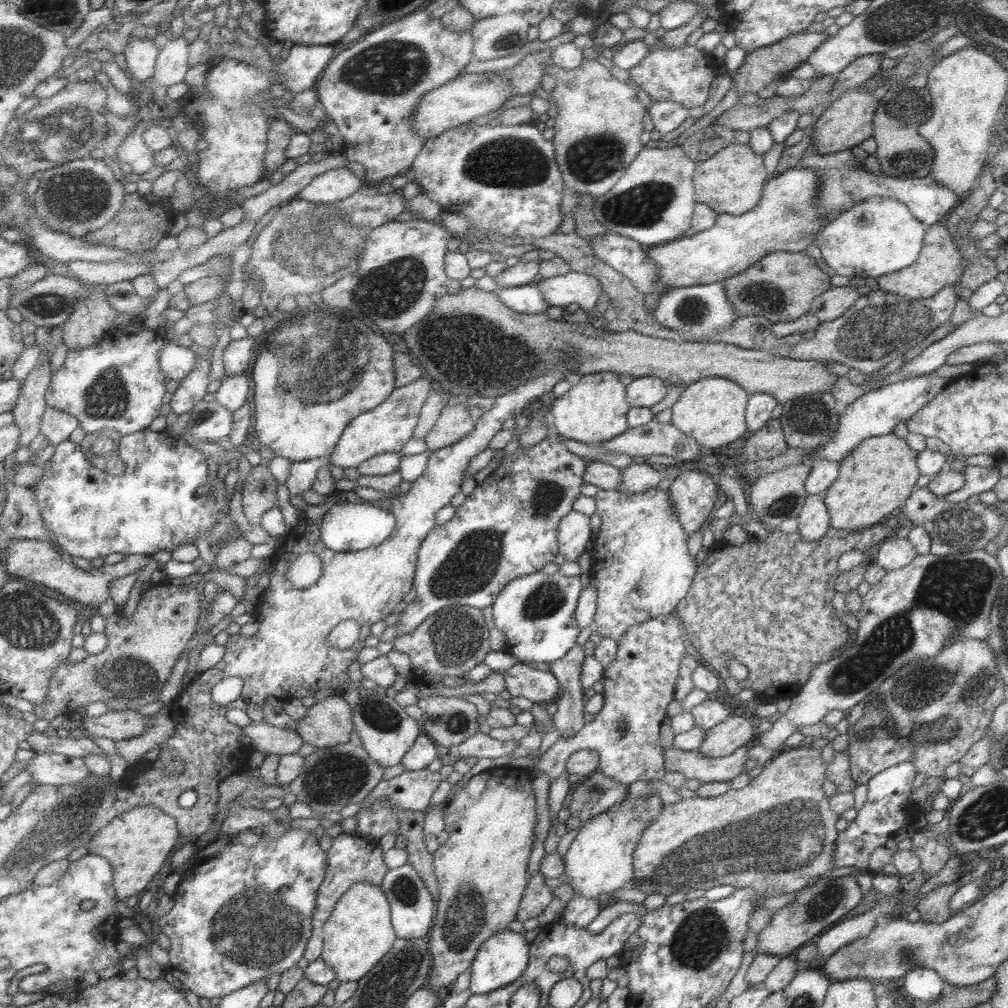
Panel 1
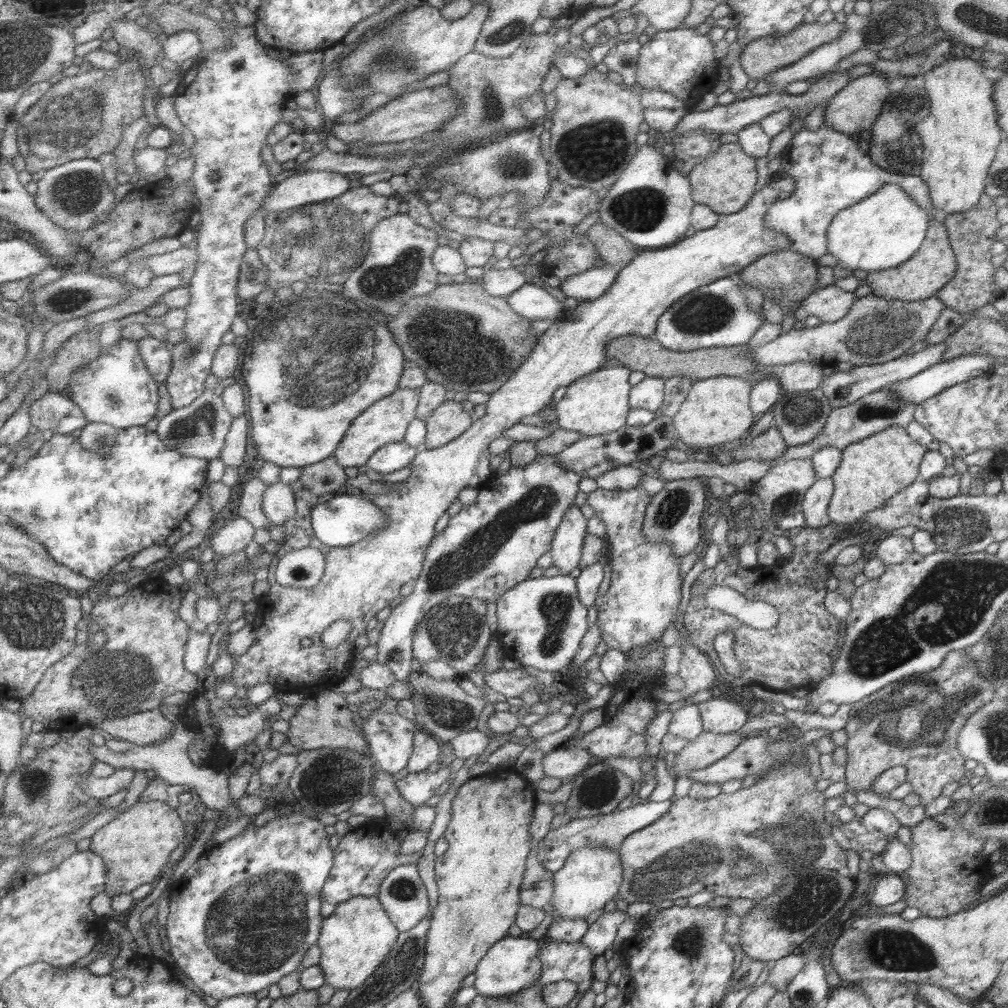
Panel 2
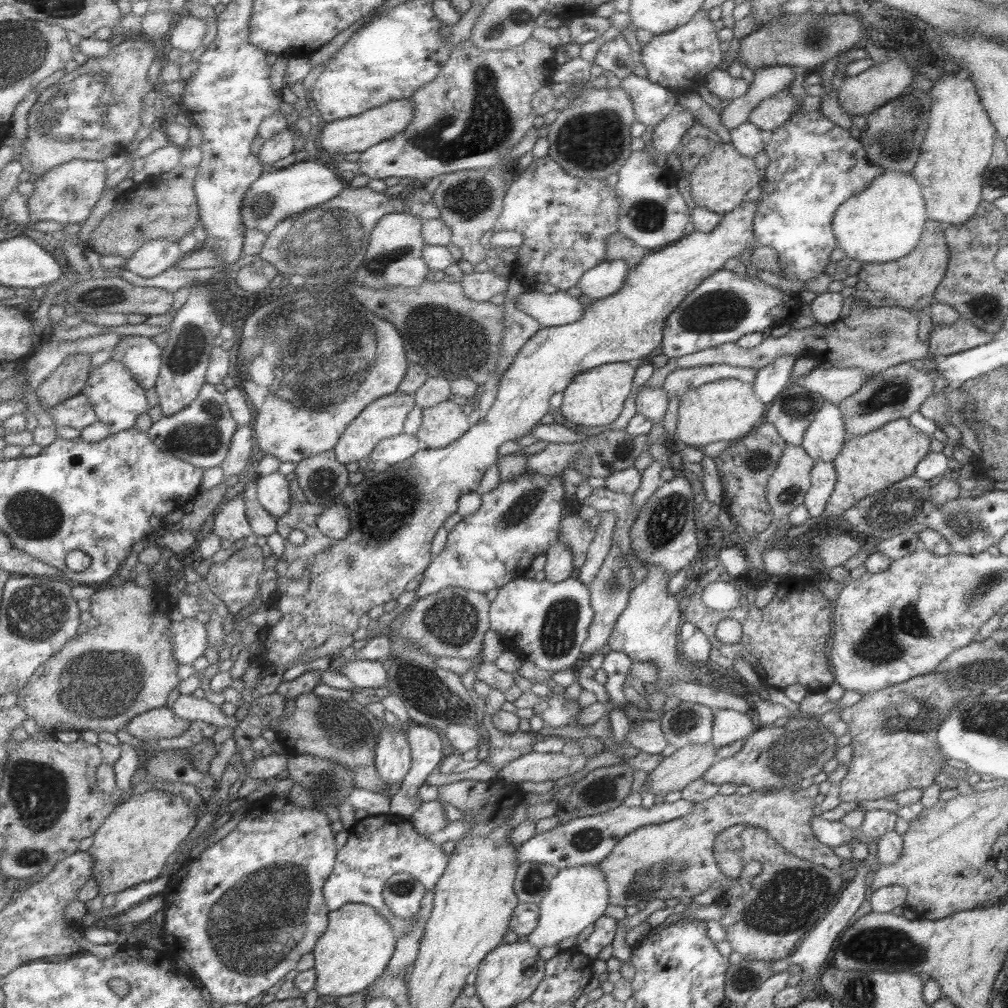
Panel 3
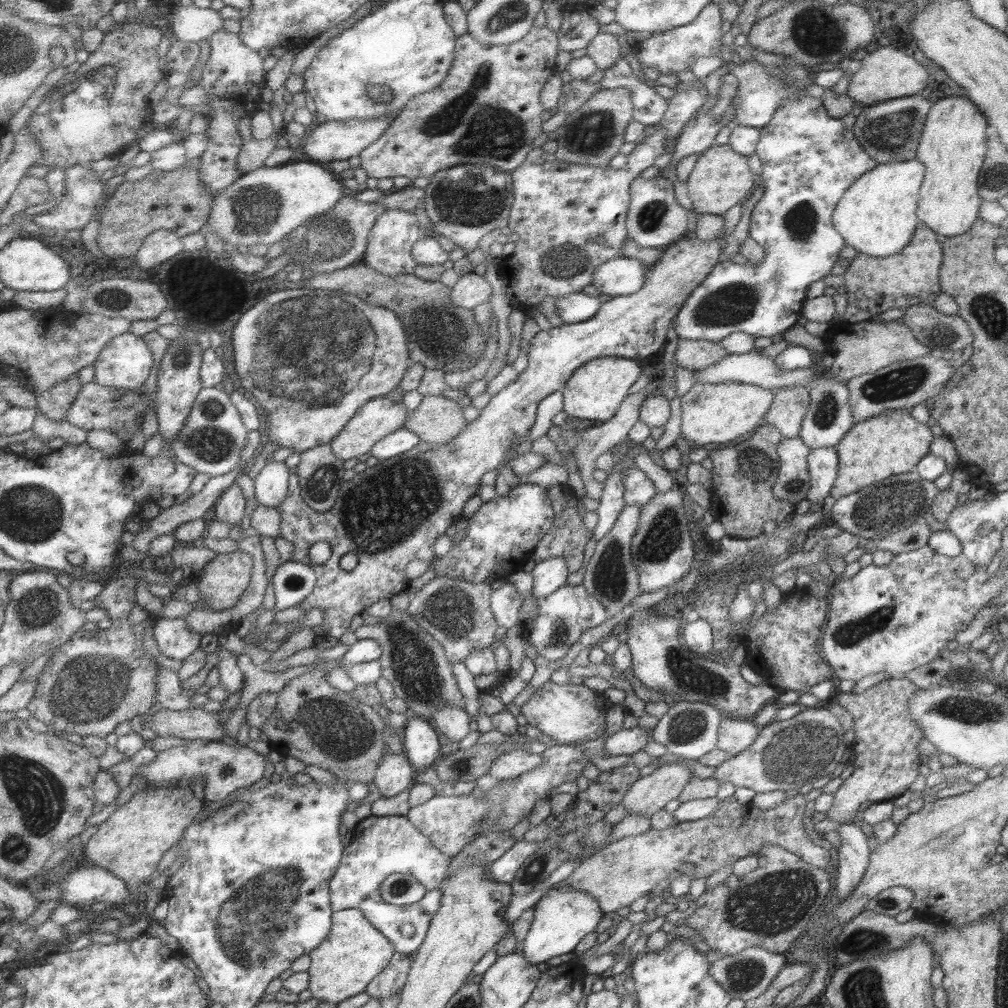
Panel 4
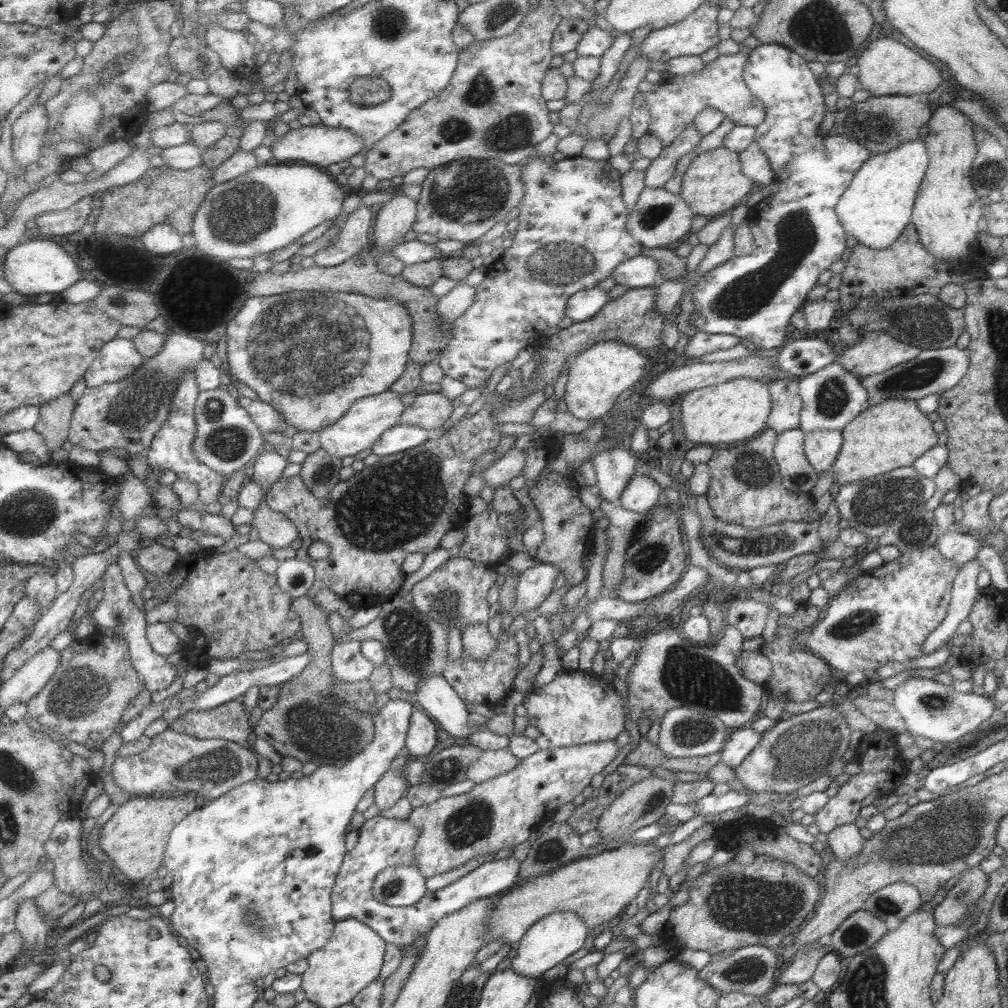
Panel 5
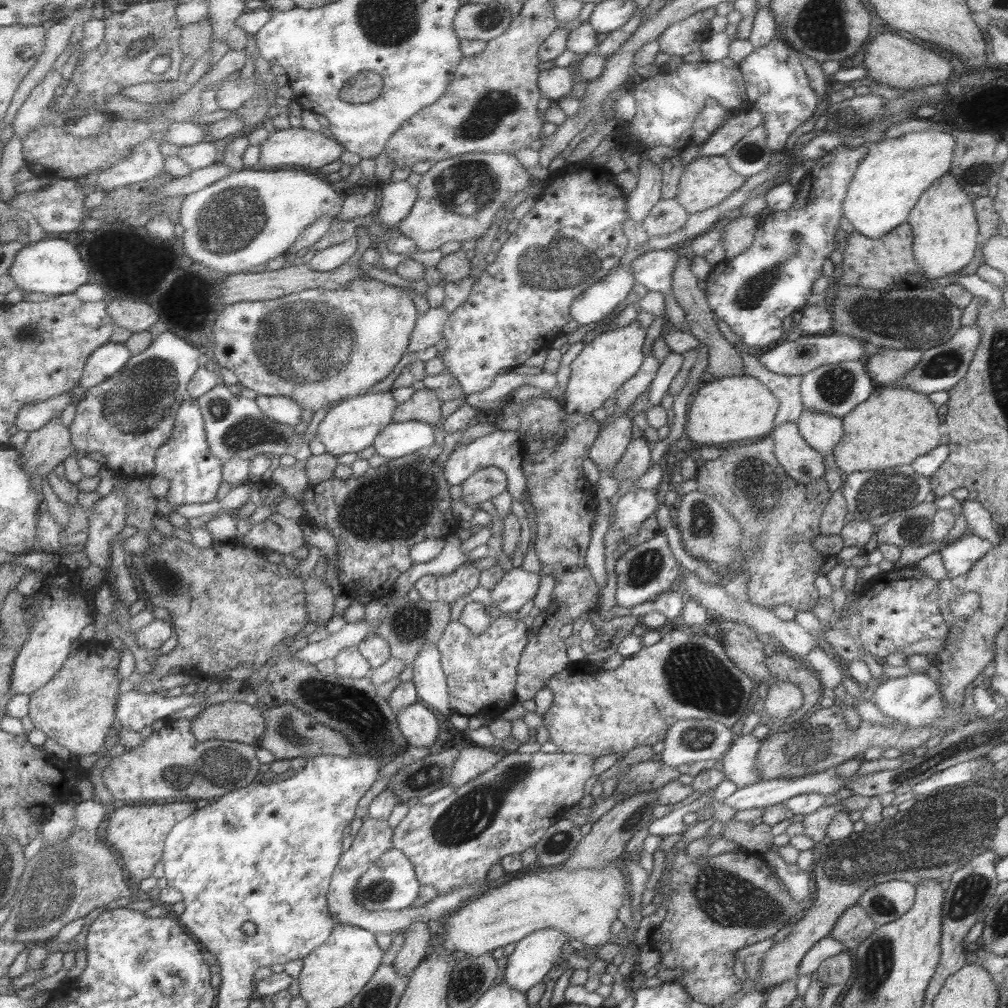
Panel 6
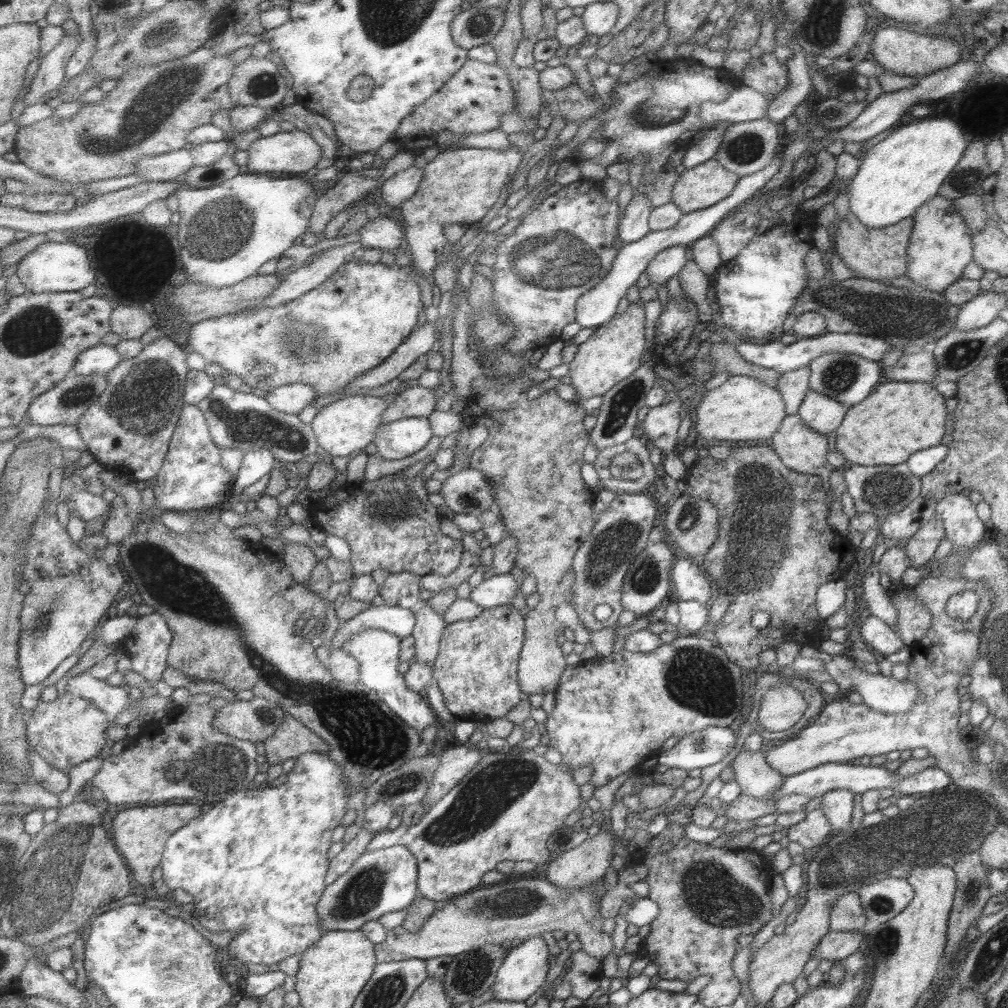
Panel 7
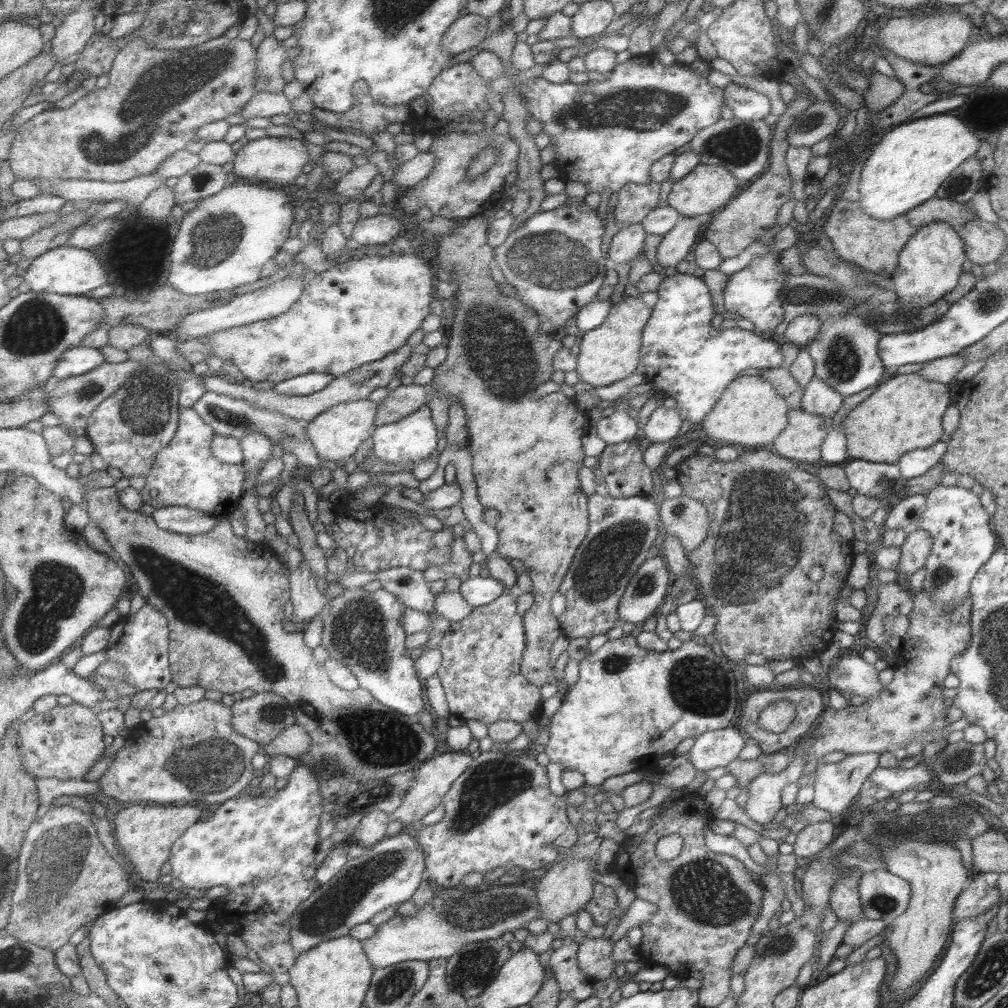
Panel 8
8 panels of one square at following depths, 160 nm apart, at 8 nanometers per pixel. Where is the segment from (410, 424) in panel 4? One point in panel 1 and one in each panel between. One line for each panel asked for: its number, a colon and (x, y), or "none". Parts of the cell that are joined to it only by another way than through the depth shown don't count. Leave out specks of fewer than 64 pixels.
1: (453, 423)
2: (446, 422)
3: (444, 422)

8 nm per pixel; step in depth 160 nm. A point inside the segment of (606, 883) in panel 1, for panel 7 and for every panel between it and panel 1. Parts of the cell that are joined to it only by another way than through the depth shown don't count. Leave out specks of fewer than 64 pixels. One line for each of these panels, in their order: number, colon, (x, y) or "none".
2: (591, 875)
3: (576, 896)
4: (563, 915)
5: (553, 937)
6: (533, 955)
7: (522, 971)

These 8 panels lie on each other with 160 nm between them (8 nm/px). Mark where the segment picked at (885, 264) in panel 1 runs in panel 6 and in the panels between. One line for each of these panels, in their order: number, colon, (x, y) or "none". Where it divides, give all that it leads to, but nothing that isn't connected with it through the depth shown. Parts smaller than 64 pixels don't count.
2: (885, 229)
3: (882, 223)
4: (876, 216)
5: (874, 209)
6: (886, 184)

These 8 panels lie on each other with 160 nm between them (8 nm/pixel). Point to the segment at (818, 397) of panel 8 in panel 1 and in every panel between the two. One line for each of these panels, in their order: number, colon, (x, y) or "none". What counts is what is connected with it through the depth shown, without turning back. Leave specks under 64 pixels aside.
1: (813, 520)
2: (816, 498)
3: (823, 477)
4: (822, 463)
5: (821, 447)
6: (820, 431)
7: (821, 414)

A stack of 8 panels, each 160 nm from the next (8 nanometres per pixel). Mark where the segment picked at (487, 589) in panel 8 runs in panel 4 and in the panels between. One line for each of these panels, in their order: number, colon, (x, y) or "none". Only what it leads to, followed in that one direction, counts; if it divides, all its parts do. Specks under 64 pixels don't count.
4: (549, 574)
5: (534, 584)
6: (516, 586)
7: (499, 589)

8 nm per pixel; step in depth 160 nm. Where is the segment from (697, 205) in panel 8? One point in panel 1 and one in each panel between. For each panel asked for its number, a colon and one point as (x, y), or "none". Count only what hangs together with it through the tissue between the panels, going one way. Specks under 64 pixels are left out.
1: (731, 181)
2: (725, 181)
3: (718, 182)
4: (720, 178)
5: (712, 184)
6: (705, 181)
7: (696, 188)

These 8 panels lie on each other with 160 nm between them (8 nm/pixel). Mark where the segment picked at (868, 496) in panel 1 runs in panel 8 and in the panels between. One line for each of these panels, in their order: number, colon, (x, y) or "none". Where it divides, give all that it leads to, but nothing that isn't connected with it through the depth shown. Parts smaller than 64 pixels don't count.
2: (870, 471)
3: (866, 464)
4: (891, 443)
5: (892, 434)
6: (894, 425)
7: (896, 419)
8: (904, 413)

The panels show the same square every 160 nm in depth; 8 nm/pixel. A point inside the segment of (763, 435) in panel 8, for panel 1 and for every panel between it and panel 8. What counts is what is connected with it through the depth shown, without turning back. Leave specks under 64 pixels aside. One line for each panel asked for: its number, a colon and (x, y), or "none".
1: (711, 410)
2: (716, 410)
3: (725, 409)
4: (712, 414)
5: (738, 409)
6: (731, 408)
7: (741, 408)

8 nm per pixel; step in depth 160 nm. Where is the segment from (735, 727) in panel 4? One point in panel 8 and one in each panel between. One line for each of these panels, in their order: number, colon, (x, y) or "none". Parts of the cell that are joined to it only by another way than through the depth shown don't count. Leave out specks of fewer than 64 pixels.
5: (741, 741)
6: (738, 767)
7: (755, 778)
8: (763, 801)

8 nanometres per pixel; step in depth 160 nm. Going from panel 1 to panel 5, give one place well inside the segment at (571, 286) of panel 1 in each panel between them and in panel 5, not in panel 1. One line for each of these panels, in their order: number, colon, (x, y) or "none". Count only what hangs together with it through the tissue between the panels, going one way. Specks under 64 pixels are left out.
2: (593, 283)
3: (607, 277)
4: (622, 276)
5: (640, 271)

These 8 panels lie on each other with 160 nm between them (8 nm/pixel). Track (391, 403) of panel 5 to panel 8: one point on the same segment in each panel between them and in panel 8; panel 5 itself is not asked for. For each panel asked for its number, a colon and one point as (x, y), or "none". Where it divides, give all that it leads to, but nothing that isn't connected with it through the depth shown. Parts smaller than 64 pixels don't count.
6: (352, 425)
7: (342, 428)
8: (335, 433)

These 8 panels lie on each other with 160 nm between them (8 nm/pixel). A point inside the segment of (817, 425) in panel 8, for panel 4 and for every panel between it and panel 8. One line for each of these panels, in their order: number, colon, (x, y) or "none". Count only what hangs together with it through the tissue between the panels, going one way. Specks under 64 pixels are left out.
4: (792, 482)
5: (796, 475)
6: (800, 462)
7: (799, 448)

